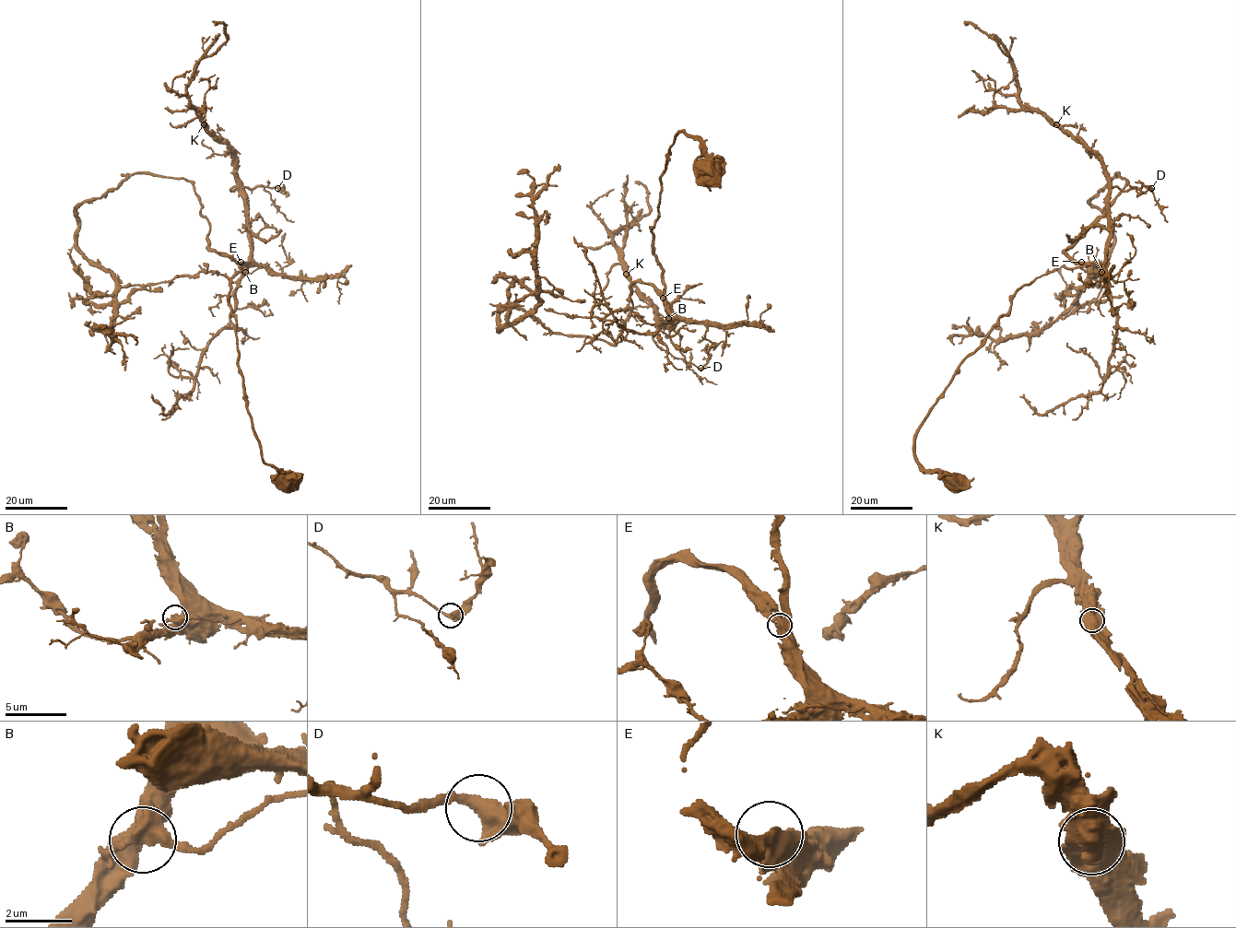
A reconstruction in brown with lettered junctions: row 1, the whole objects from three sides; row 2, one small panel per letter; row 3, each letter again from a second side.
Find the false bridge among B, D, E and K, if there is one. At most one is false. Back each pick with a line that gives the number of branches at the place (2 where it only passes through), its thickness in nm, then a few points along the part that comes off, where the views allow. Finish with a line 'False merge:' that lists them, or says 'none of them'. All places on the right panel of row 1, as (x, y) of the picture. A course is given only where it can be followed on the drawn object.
False merge: none of them

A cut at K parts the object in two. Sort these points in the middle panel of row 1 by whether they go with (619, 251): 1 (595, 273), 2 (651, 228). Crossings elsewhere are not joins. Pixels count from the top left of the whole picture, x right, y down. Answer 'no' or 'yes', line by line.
1: no
2: no

